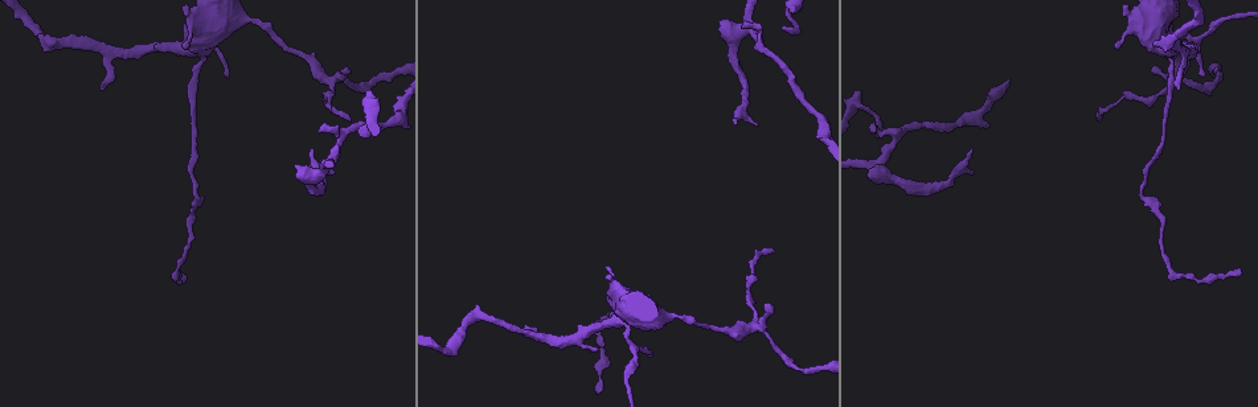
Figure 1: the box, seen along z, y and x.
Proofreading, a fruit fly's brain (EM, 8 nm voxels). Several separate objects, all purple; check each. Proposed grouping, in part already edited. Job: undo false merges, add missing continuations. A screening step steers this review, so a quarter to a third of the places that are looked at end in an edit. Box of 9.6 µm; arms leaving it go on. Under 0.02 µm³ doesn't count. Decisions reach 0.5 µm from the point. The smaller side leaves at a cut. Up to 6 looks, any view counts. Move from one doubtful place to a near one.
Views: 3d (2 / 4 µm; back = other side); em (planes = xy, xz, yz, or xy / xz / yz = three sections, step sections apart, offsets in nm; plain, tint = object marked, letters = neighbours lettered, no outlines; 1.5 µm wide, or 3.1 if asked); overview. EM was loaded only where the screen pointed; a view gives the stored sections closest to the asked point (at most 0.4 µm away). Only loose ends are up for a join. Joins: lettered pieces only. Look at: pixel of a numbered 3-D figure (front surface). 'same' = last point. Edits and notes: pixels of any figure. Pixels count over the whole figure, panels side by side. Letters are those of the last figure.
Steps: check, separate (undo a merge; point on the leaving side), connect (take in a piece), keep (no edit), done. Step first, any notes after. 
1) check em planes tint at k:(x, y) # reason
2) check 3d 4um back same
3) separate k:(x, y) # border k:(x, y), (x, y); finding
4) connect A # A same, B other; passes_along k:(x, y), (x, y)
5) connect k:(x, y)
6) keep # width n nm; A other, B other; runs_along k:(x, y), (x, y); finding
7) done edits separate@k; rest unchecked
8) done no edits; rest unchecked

check em yz step 4 tint at 1:(618, 322) # thin arm on a thick one

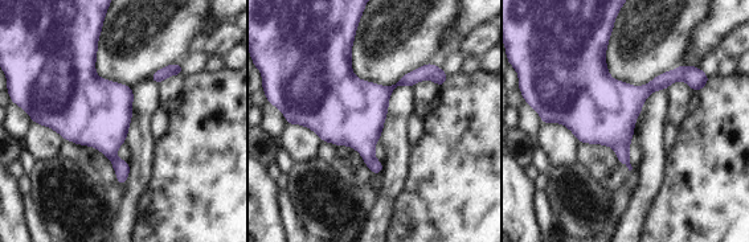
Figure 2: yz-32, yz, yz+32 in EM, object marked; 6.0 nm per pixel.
check em planes letters same

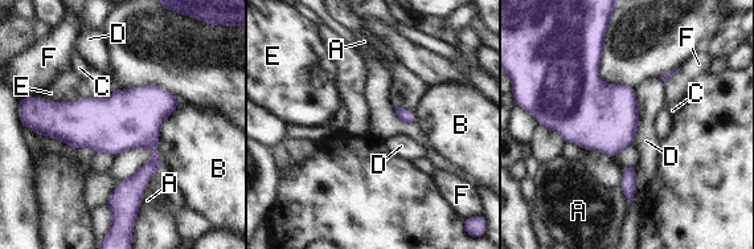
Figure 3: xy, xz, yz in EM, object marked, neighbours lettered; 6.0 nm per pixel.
keep # A other, B other, C other, D other, E other, F other; border 3:(635, 89), (638, 130), (632, 142); one neuron here

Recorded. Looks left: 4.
check em planes letters at 1:(102, 89) # an open end

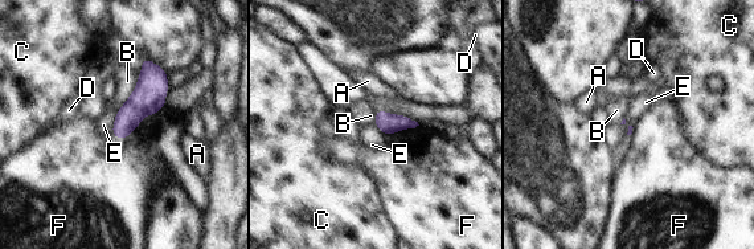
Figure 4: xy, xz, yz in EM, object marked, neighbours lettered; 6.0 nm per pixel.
keep # longest_contact B 200 nm; A other, B other, C other, D other, E other, F other; no lettered piece goes on from it

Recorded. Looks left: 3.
check 3d 4um at 1:(791, 10) # branch stops here

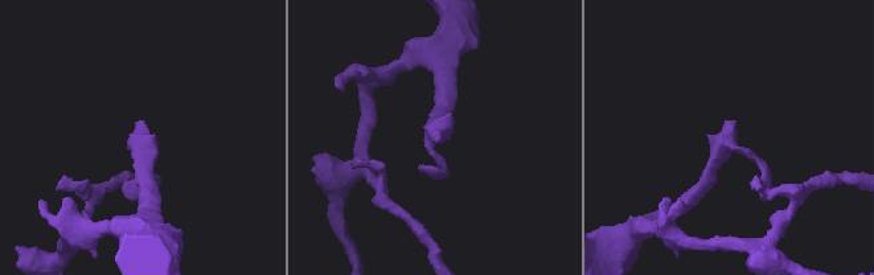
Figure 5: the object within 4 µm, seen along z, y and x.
check em planes letters at 5:(433, 138) # need the tissue

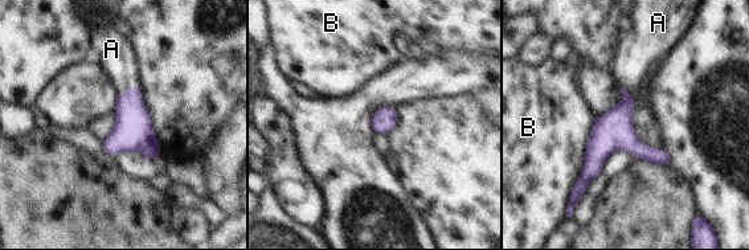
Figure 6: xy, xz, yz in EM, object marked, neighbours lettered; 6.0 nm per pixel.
connect A # A same, B other; passes_along 6:(132, 127), (127, 87), (111, 50); the neuron continues

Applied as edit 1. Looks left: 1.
done edits connect@6; rest unchecked

